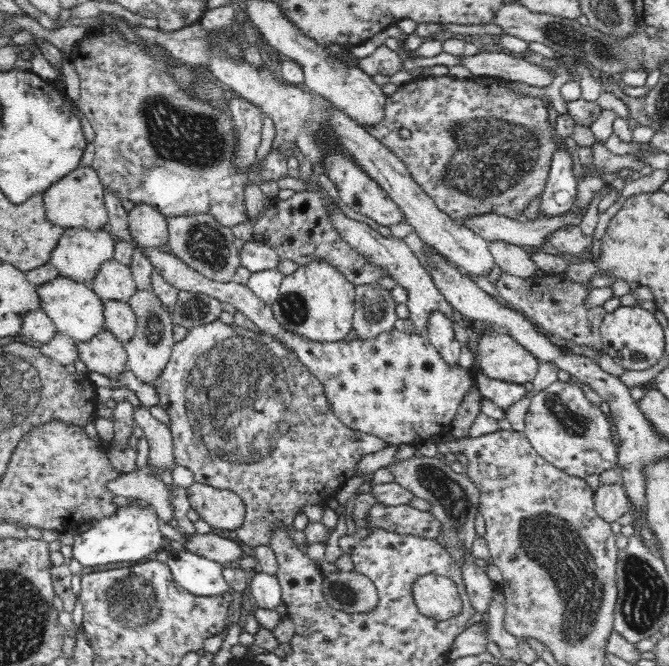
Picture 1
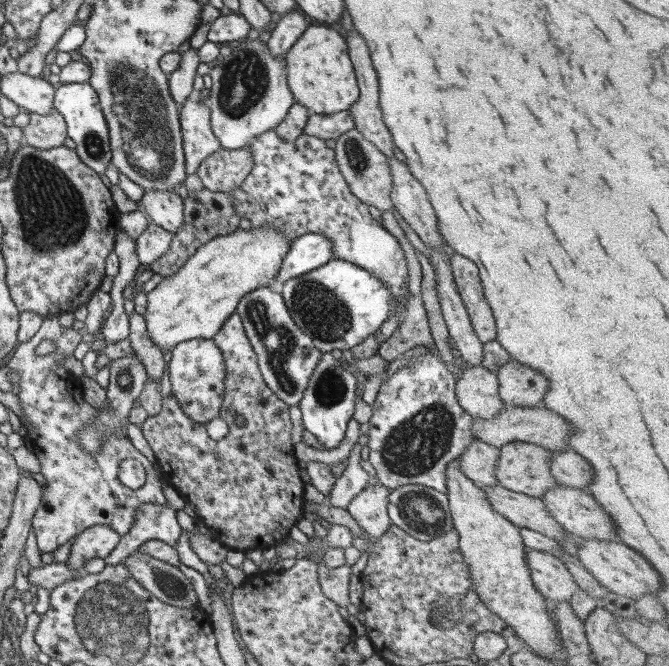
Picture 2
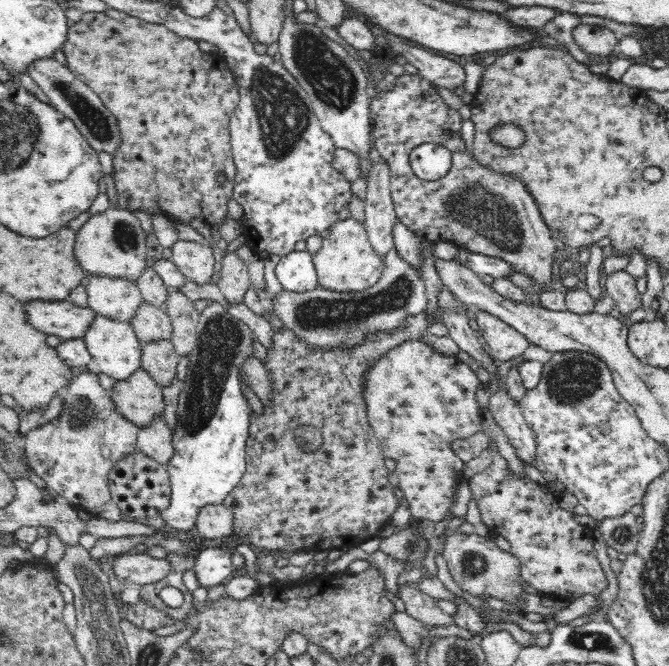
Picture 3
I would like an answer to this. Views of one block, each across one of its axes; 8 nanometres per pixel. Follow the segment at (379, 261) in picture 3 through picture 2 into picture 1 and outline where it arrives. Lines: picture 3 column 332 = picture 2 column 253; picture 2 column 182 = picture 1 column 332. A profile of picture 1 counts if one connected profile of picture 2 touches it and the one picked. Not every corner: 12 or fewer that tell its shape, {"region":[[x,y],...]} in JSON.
{"region":[[327,260],[284,276],[272,313],[290,332],[338,342],[355,287]]}

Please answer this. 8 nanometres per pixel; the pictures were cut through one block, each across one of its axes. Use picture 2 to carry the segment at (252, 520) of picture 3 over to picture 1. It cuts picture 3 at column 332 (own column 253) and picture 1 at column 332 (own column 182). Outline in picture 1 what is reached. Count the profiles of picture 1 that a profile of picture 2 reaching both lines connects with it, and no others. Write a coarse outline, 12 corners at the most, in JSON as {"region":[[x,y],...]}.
{"region":[[191,327],[153,386],[175,464],[272,550],[387,447],[260,330]]}

